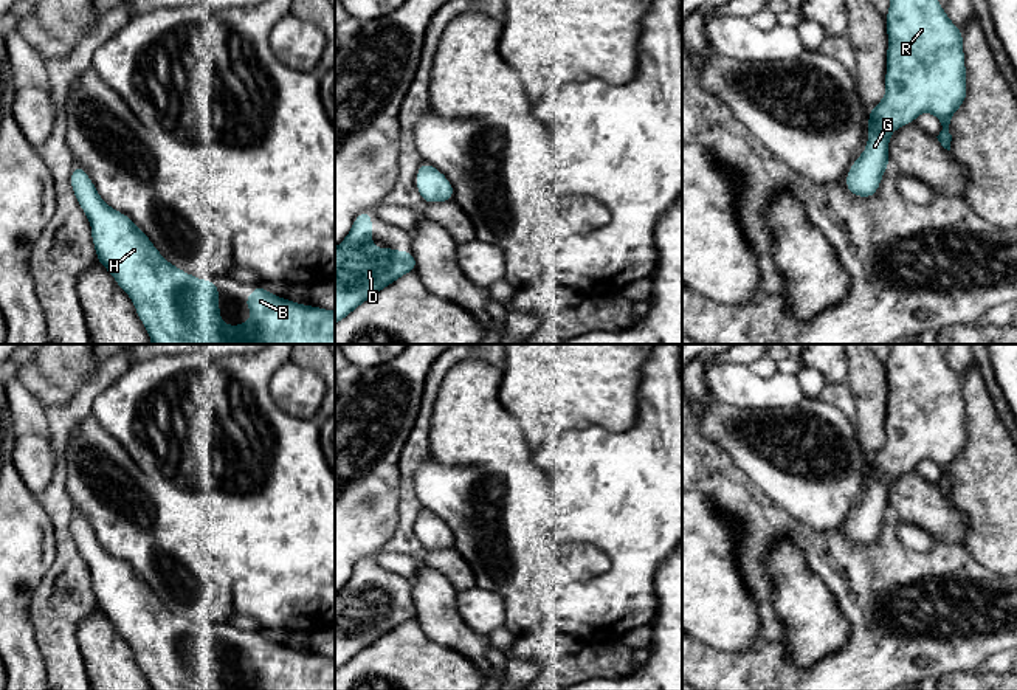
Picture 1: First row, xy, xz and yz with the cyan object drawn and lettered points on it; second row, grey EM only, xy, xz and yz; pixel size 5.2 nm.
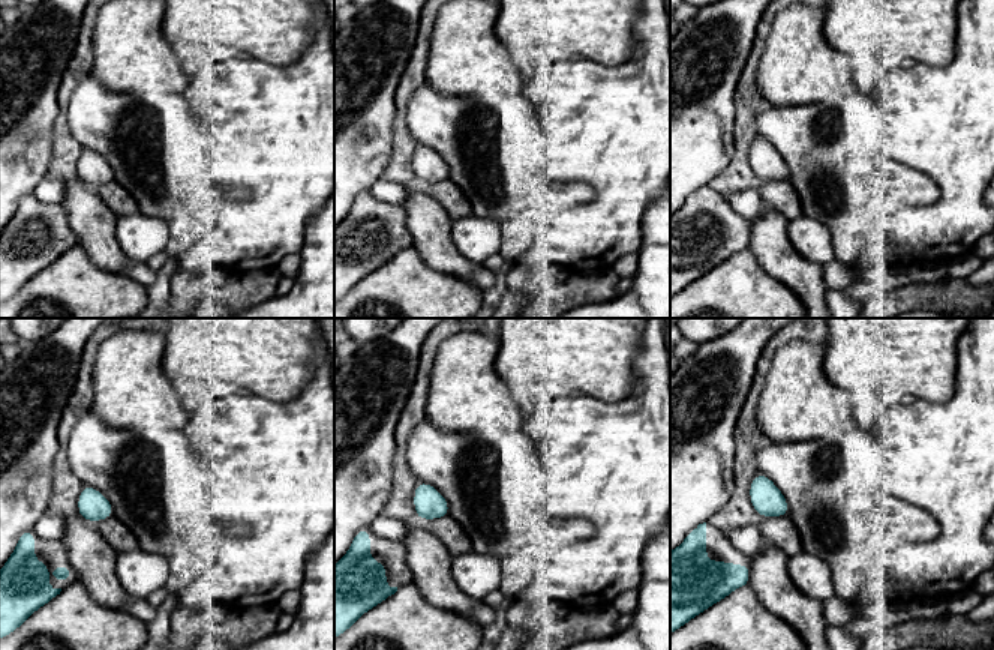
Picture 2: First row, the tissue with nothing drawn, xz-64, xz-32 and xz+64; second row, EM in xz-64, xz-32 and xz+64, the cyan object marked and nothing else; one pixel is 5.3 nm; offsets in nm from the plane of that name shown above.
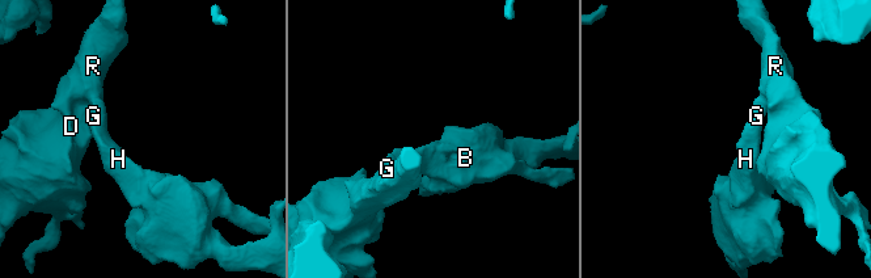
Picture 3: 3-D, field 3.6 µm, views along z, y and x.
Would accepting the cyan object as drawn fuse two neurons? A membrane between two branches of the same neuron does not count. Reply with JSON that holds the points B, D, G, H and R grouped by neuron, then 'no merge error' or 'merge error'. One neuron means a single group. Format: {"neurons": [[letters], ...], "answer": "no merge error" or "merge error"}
{"neurons": [["B", "D", "G", "H", "R"]], "answer": "no merge error"}

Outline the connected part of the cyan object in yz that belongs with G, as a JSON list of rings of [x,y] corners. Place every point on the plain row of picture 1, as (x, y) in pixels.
[[[890,344],[887,367],[885,443],[868,461],[868,490],[846,519],[846,538],[862,546],[873,544],[884,519],[890,515],[888,490],[891,481],[924,461],[933,461],[943,471],[936,484],[950,498],[950,467],[967,443],[963,378],[957,375],[936,344]]]

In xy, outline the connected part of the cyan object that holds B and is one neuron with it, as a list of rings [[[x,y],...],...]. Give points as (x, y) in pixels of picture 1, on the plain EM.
[[[73,513],[70,529],[90,568],[98,609],[129,642],[152,690],[335,690],[335,657],[296,651],[271,642],[262,633],[245,645],[245,656],[253,657],[253,665],[240,673],[225,671],[220,667],[220,636],[214,628],[198,626],[167,609],[129,563],[101,546],[82,513]]]

